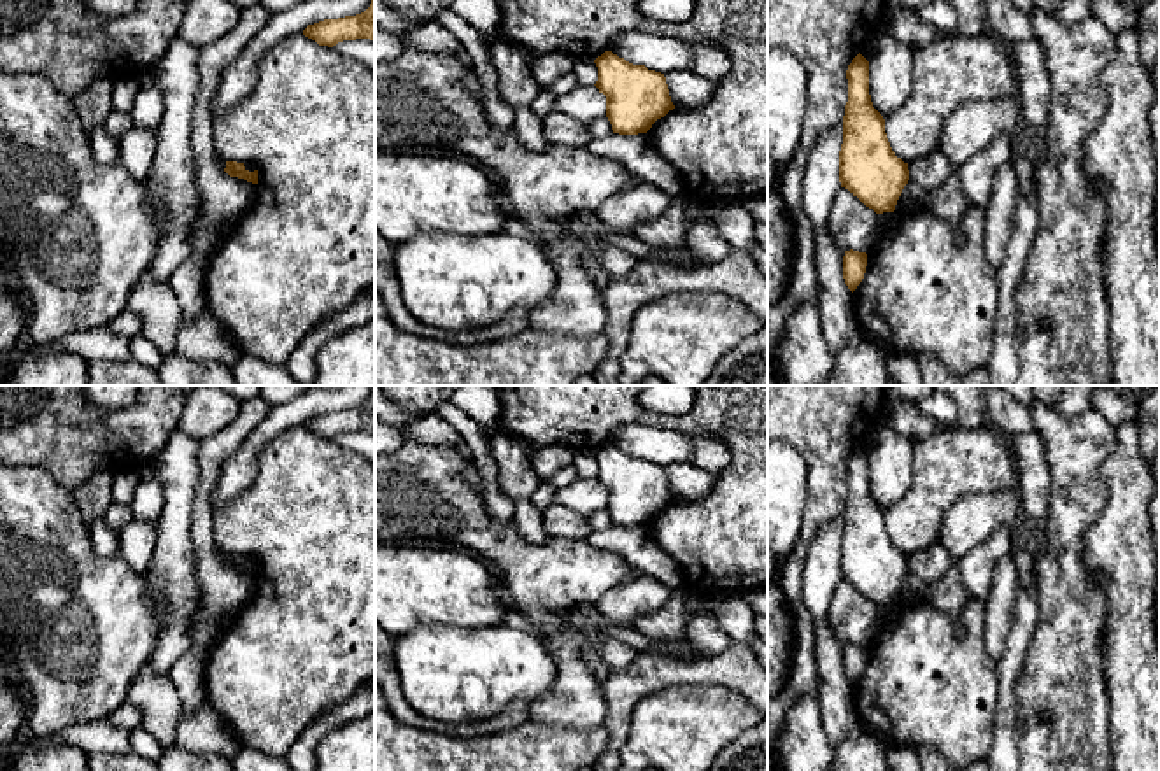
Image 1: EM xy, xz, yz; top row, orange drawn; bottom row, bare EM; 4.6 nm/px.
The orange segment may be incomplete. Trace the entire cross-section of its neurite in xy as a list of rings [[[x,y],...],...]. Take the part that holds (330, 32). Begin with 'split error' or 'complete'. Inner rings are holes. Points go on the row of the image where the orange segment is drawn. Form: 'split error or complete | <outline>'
complete | [[[375,0],[370,7],[356,16],[338,19],[324,19],[308,25],[303,35],[315,40],[319,46],[333,47],[343,40],[370,39],[375,40]]]

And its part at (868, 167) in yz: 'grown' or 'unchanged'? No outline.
unchanged

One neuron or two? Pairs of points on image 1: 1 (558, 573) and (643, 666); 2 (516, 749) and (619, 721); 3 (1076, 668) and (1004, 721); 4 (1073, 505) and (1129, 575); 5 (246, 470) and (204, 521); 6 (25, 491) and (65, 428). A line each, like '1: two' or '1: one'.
1: two
2: two
3: two
4: two
5: two
6: two

